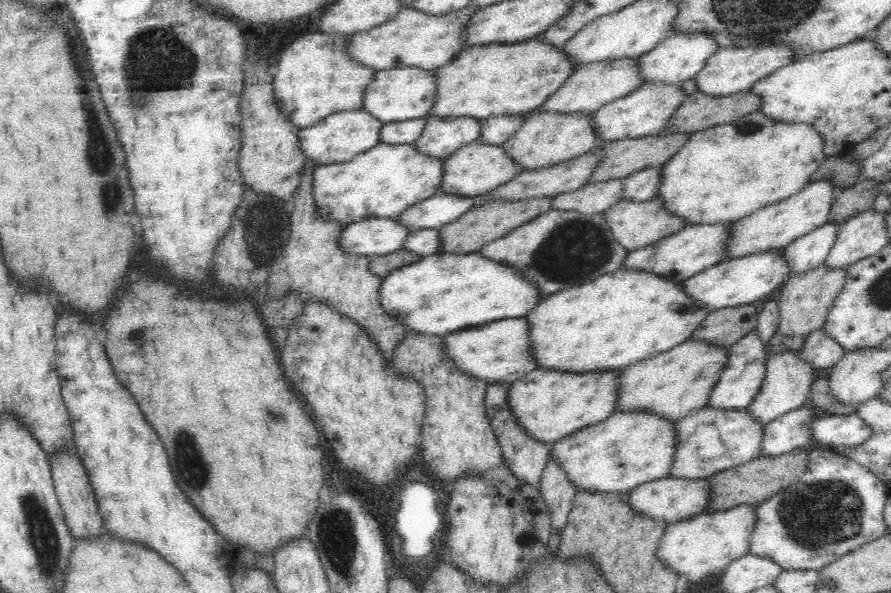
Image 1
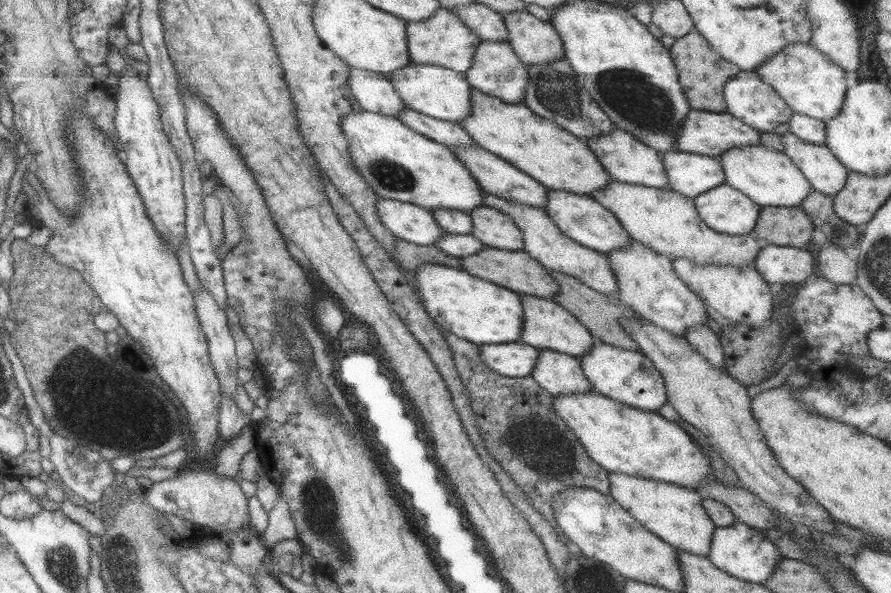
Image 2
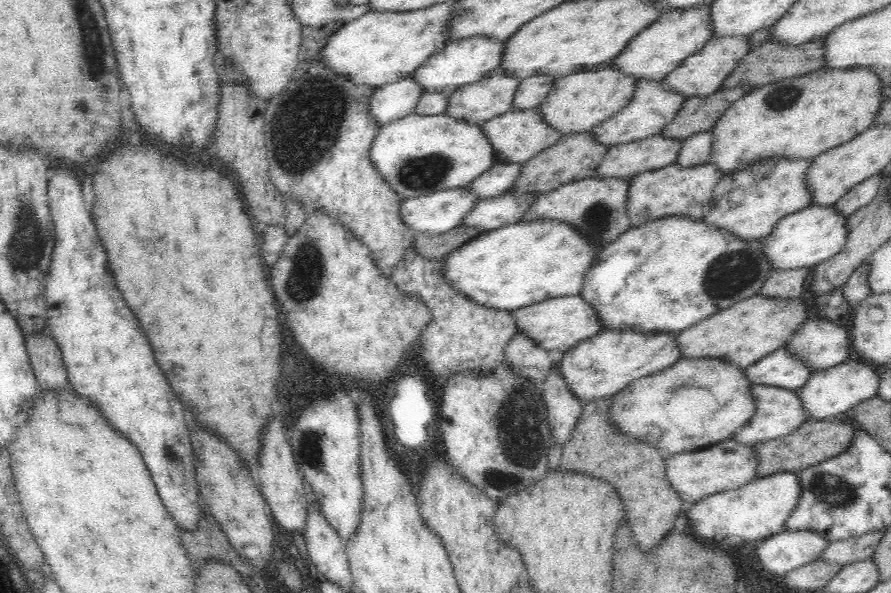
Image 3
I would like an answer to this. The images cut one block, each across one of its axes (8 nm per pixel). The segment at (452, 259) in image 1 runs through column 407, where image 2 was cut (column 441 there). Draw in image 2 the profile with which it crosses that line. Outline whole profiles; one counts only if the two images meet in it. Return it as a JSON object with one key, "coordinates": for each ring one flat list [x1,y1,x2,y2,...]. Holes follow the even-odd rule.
{"coordinates":[[427,262,414,272,418,300,437,328,478,345,519,341,523,330,523,310,516,292,443,264]]}

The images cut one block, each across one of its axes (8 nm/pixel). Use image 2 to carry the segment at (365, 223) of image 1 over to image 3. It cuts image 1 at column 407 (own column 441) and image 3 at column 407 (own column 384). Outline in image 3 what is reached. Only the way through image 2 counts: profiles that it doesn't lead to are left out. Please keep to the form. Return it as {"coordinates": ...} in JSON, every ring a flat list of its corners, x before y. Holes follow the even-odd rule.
{"coordinates":[[464,187,439,190,403,199,398,217,417,233,435,235,457,227,478,201]]}

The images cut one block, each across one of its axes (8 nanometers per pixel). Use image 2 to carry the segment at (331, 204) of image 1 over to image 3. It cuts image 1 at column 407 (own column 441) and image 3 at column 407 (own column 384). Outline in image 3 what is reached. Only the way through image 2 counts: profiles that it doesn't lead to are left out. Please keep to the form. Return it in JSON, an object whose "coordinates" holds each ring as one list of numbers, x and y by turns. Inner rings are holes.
{"coordinates":[[412,113,385,124,374,136,369,151,373,167,384,177,384,181,390,185,390,189,404,199,439,190,466,187,497,162,494,158,494,149,492,149,488,137,482,133,480,125,452,119,444,113,432,116,420,116]]}

